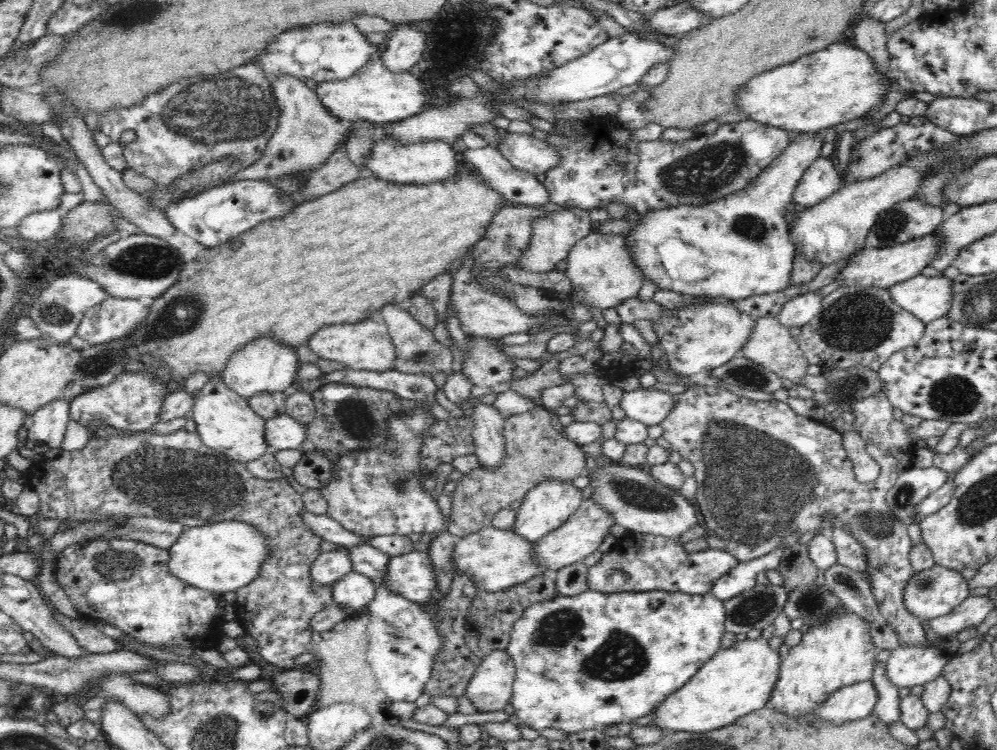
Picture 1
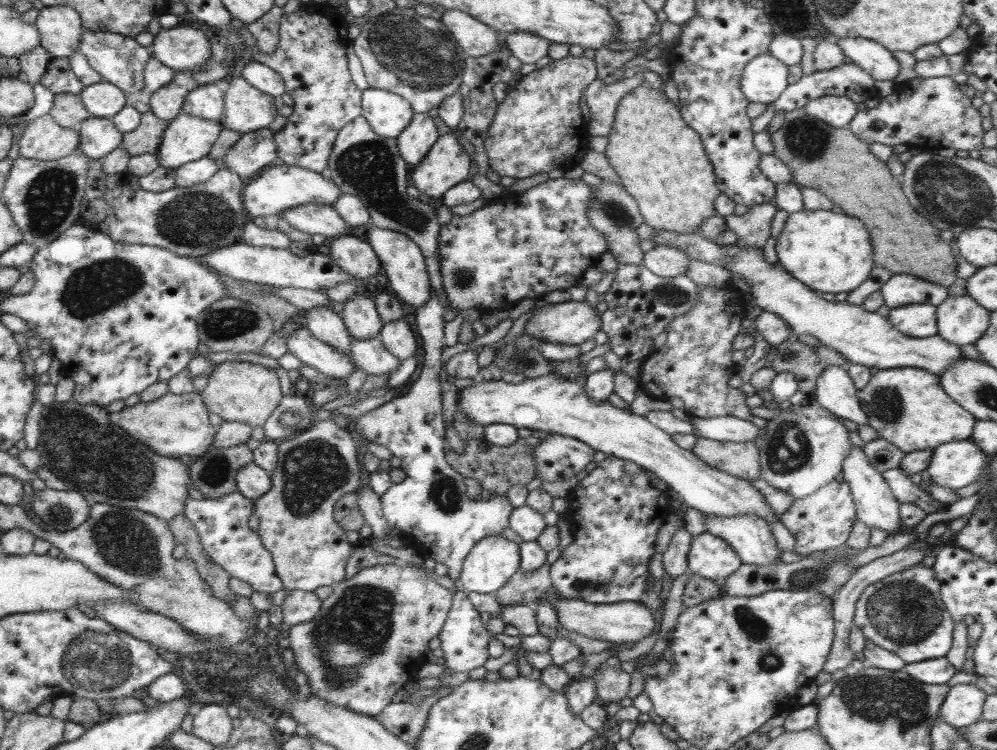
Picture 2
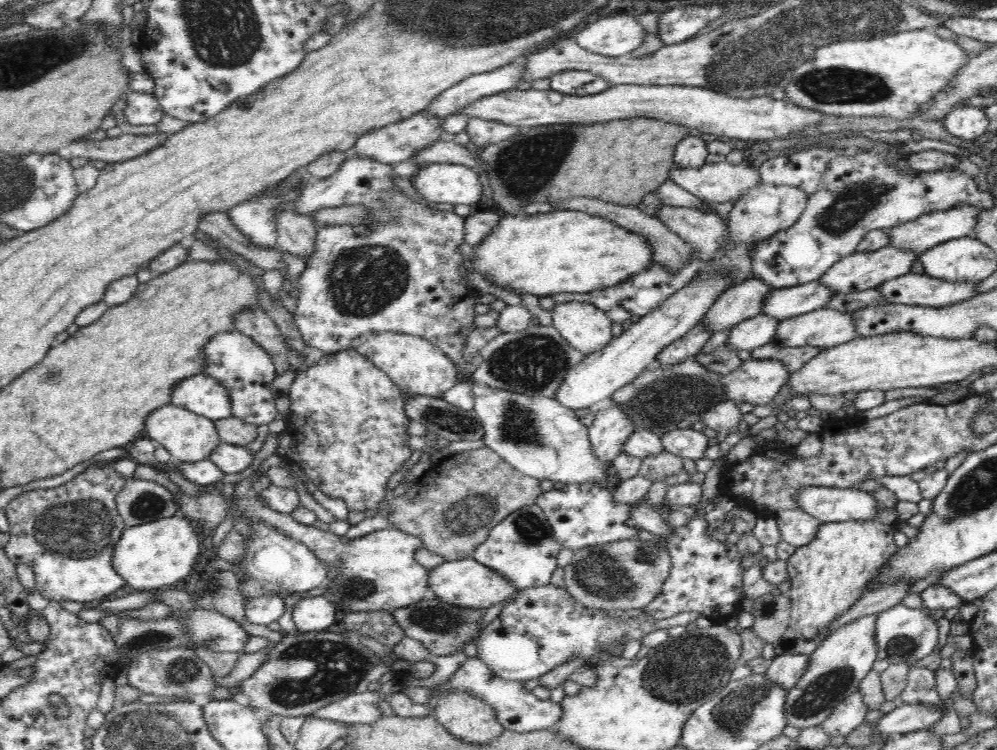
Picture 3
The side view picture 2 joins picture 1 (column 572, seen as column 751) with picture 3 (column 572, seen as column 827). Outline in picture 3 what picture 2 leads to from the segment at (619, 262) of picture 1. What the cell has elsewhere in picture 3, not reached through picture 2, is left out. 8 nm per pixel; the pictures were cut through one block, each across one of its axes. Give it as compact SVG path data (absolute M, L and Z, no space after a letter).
M557 303L551 312L553 326L579 352L587 356L604 349L613 340L612 319L594 303Z

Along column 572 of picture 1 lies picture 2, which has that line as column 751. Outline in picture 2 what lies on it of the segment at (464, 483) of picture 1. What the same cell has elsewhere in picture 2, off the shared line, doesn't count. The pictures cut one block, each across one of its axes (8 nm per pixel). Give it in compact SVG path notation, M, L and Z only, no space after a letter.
M698 438L691 451L710 466L750 482L760 479L759 447L750 442L718 442Z

